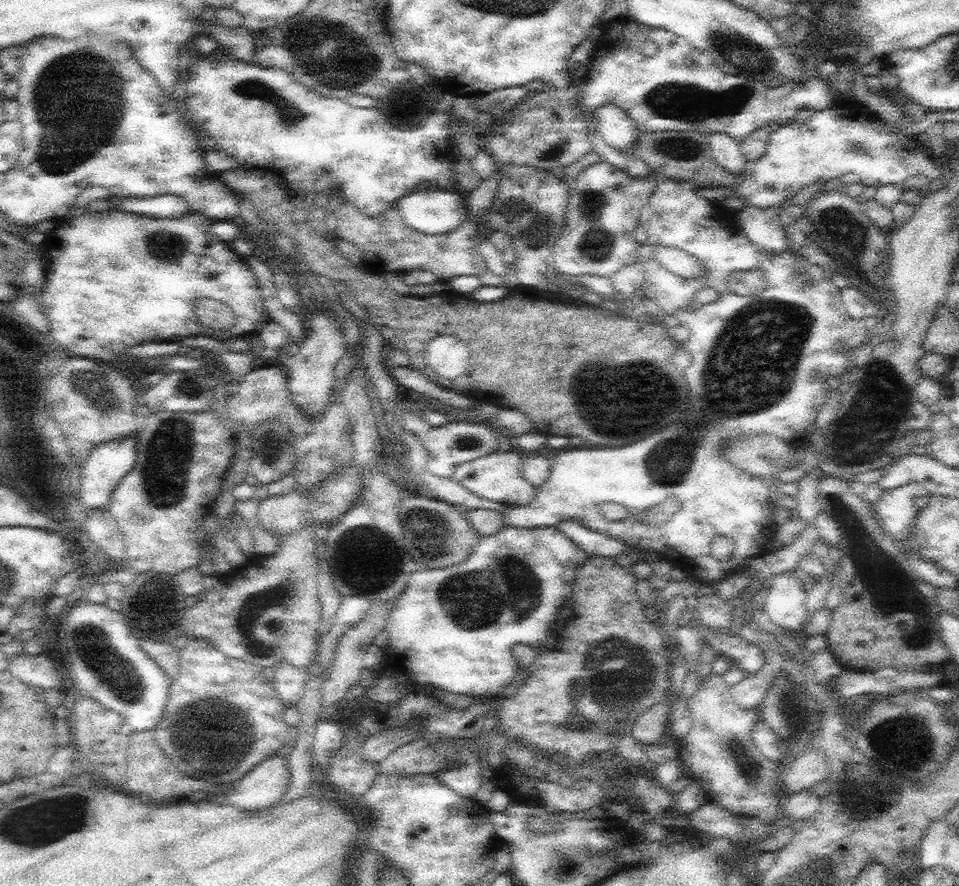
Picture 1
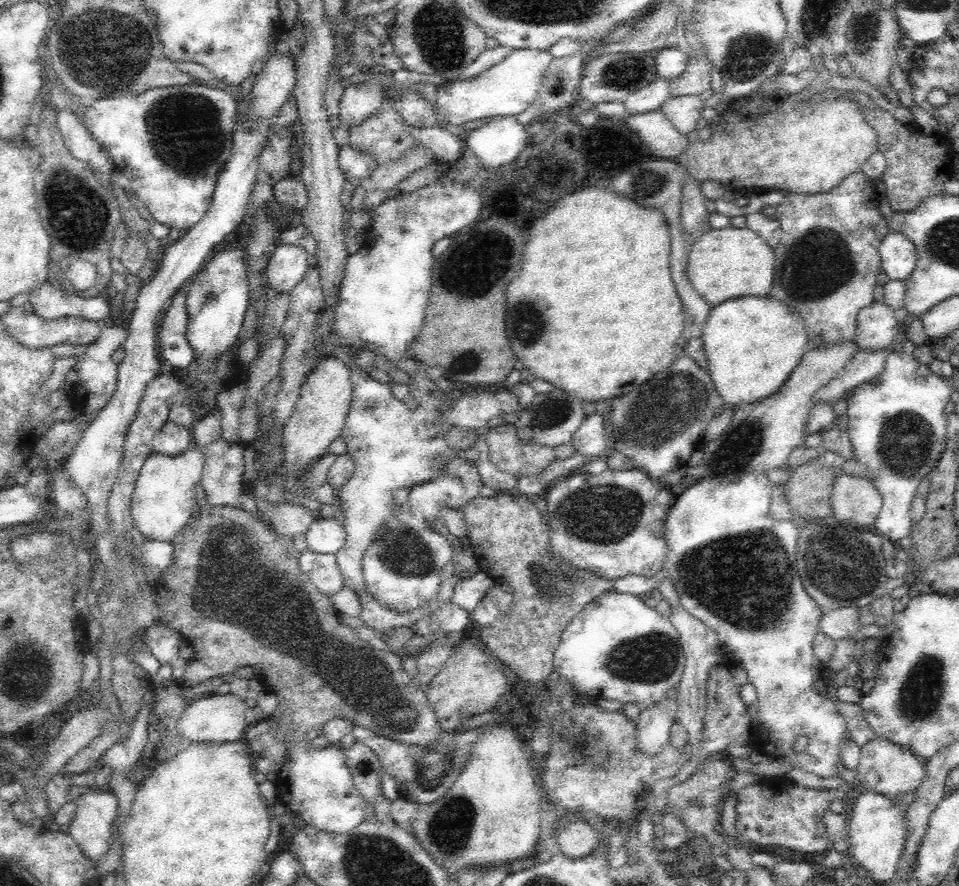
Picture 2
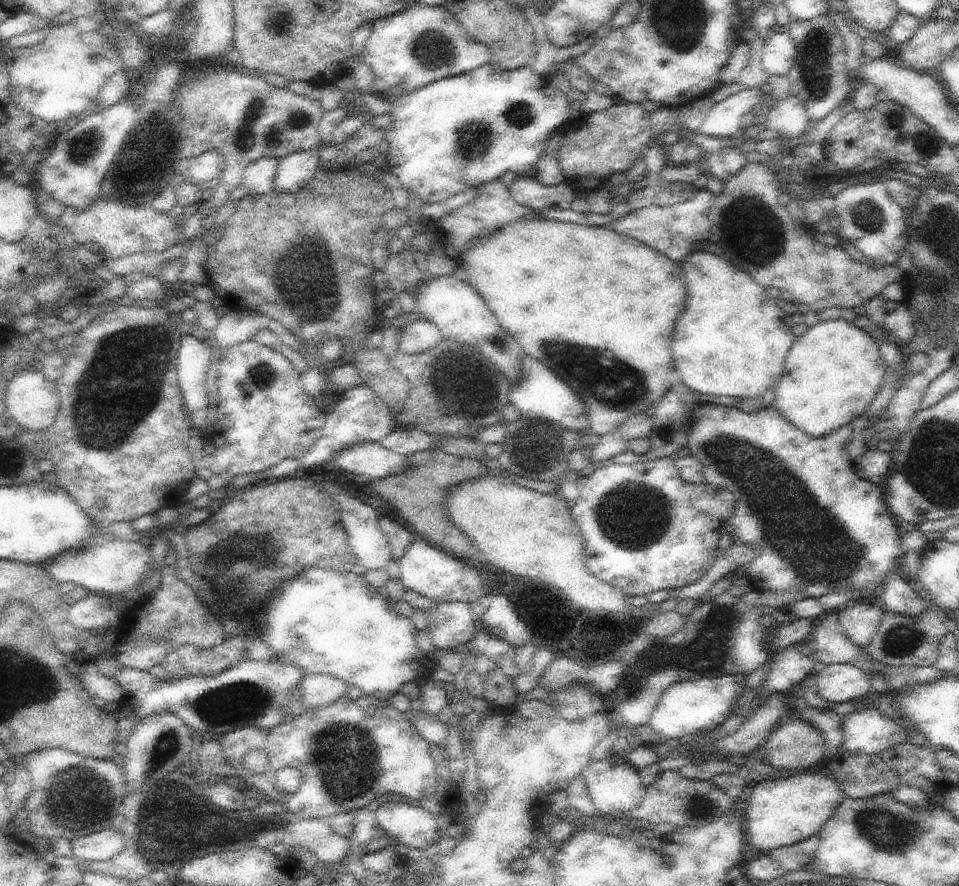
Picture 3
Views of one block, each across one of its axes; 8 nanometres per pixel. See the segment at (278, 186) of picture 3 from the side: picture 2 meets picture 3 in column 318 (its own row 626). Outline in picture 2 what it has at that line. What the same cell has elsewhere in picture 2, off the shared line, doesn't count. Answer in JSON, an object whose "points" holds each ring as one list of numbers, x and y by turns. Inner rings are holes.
{"points":[[160,622,144,632,144,642,150,654,162,664,170,664,172,660,176,660,180,656,180,646,186,644,184,636,176,634,172,628]]}

